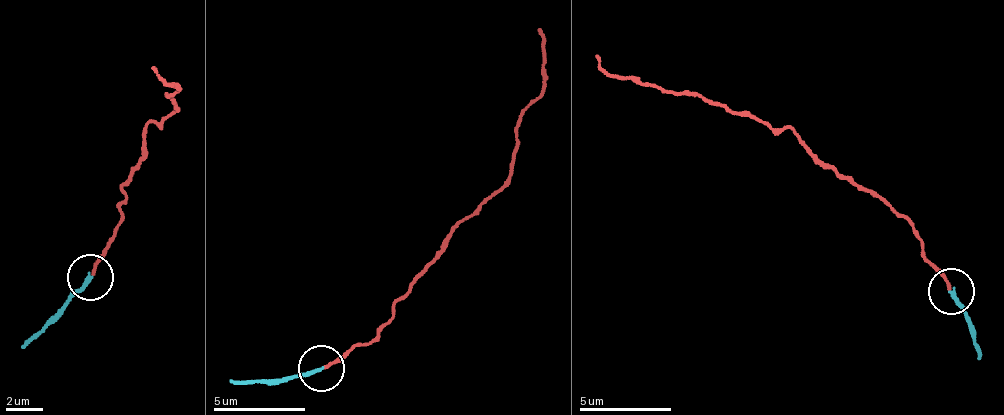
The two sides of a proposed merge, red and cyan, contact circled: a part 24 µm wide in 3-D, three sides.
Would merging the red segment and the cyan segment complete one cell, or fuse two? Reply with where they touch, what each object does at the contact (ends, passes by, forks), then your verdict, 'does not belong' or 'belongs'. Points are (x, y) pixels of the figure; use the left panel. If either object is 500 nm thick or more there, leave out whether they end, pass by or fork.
place (90, 277); red ends; cyan ends; does not belong

